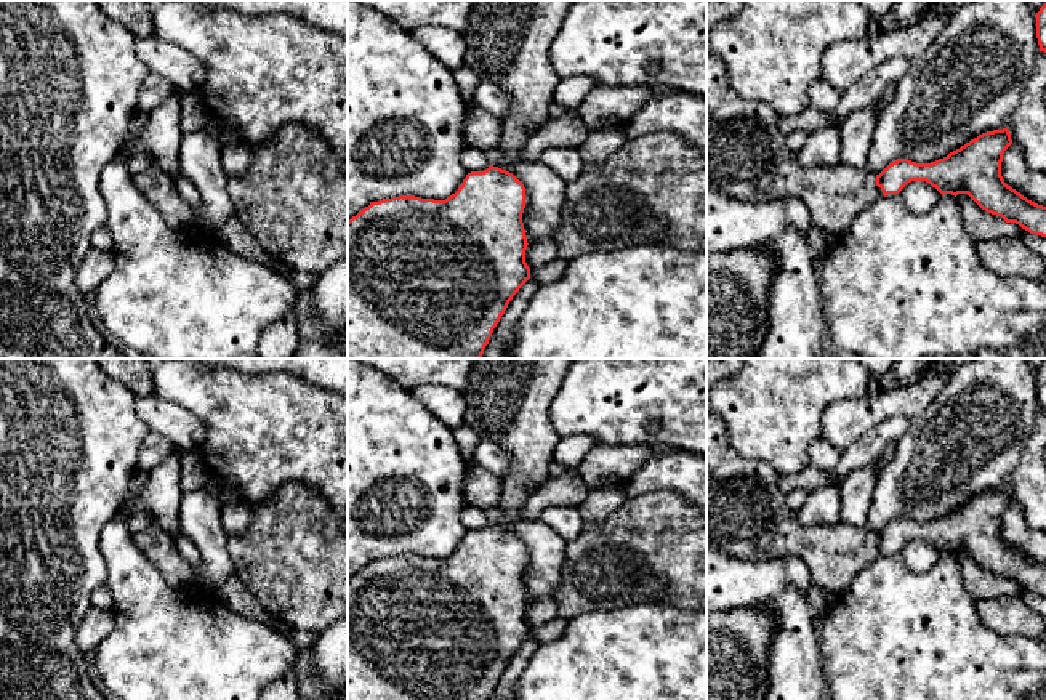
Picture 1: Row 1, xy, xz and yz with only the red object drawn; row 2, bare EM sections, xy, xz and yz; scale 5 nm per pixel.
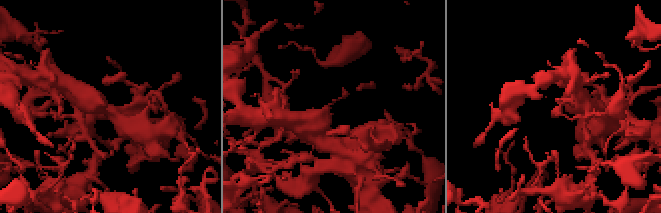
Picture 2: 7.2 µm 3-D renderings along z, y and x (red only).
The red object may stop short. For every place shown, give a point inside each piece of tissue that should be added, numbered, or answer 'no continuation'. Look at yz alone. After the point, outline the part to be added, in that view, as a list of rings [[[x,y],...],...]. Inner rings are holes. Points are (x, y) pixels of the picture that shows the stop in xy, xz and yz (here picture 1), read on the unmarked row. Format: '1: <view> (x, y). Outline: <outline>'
1: yz (748, 519). Outline: [[[706,473],[706,549],[743,561],[799,556],[814,588],[835,597],[883,557],[876,533],[846,525],[804,527],[777,485],[750,477],[719,479]]]

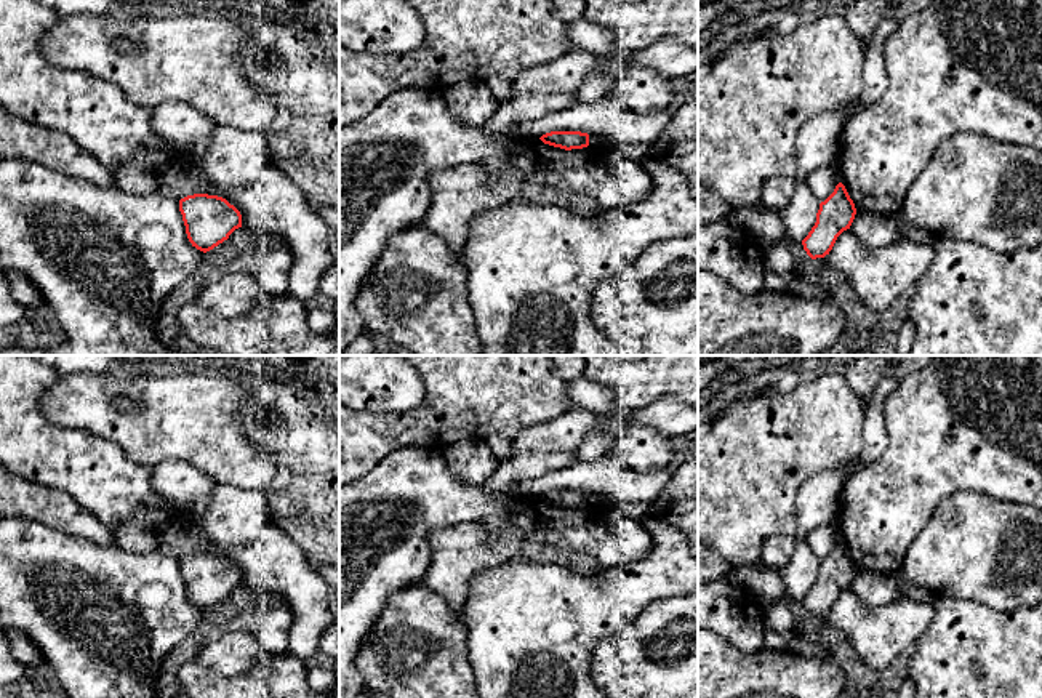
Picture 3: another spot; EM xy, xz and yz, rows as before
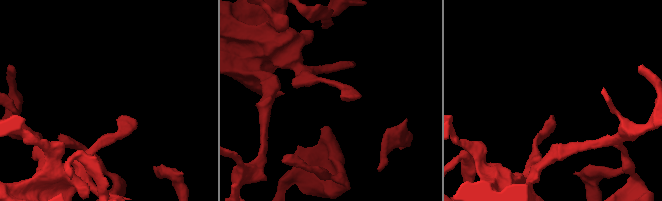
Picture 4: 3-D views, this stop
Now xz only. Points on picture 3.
no continuation

